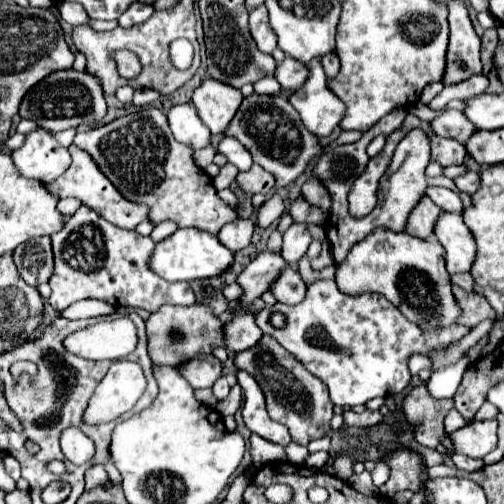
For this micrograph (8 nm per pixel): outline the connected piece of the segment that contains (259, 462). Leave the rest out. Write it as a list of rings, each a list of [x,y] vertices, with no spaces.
[[[258,434],[250,436],[250,456],[252,456],[252,464],[254,466],[264,466],[264,464],[280,464],[280,462],[288,462],[286,460],[286,452],[282,446],[272,444],[264,438],[260,438]]]

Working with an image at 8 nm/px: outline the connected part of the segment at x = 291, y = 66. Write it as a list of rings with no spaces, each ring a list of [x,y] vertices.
[[[286,56],[284,62],[278,64],[274,76],[276,76],[276,80],[280,82],[280,86],[282,86],[284,90],[292,92],[292,90],[300,88],[302,82],[306,80],[306,76],[308,76],[308,68],[306,68],[302,62],[294,60],[292,56]]]

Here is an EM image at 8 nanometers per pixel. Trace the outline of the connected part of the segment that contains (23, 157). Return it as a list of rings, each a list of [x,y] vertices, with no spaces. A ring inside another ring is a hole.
[[[42,128],[28,132],[23,146],[13,150],[11,157],[22,176],[44,184],[58,178],[70,166],[68,148]]]

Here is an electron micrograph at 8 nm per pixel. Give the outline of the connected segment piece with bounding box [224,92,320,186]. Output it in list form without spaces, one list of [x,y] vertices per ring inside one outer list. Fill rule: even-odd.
[[[254,92],[246,96],[236,116],[228,124],[224,136],[236,138],[252,154],[256,164],[272,172],[276,176],[276,186],[286,186],[294,182],[304,172],[310,158],[320,152],[318,138],[304,128],[298,112],[292,108],[288,98],[280,94],[262,96]]]

